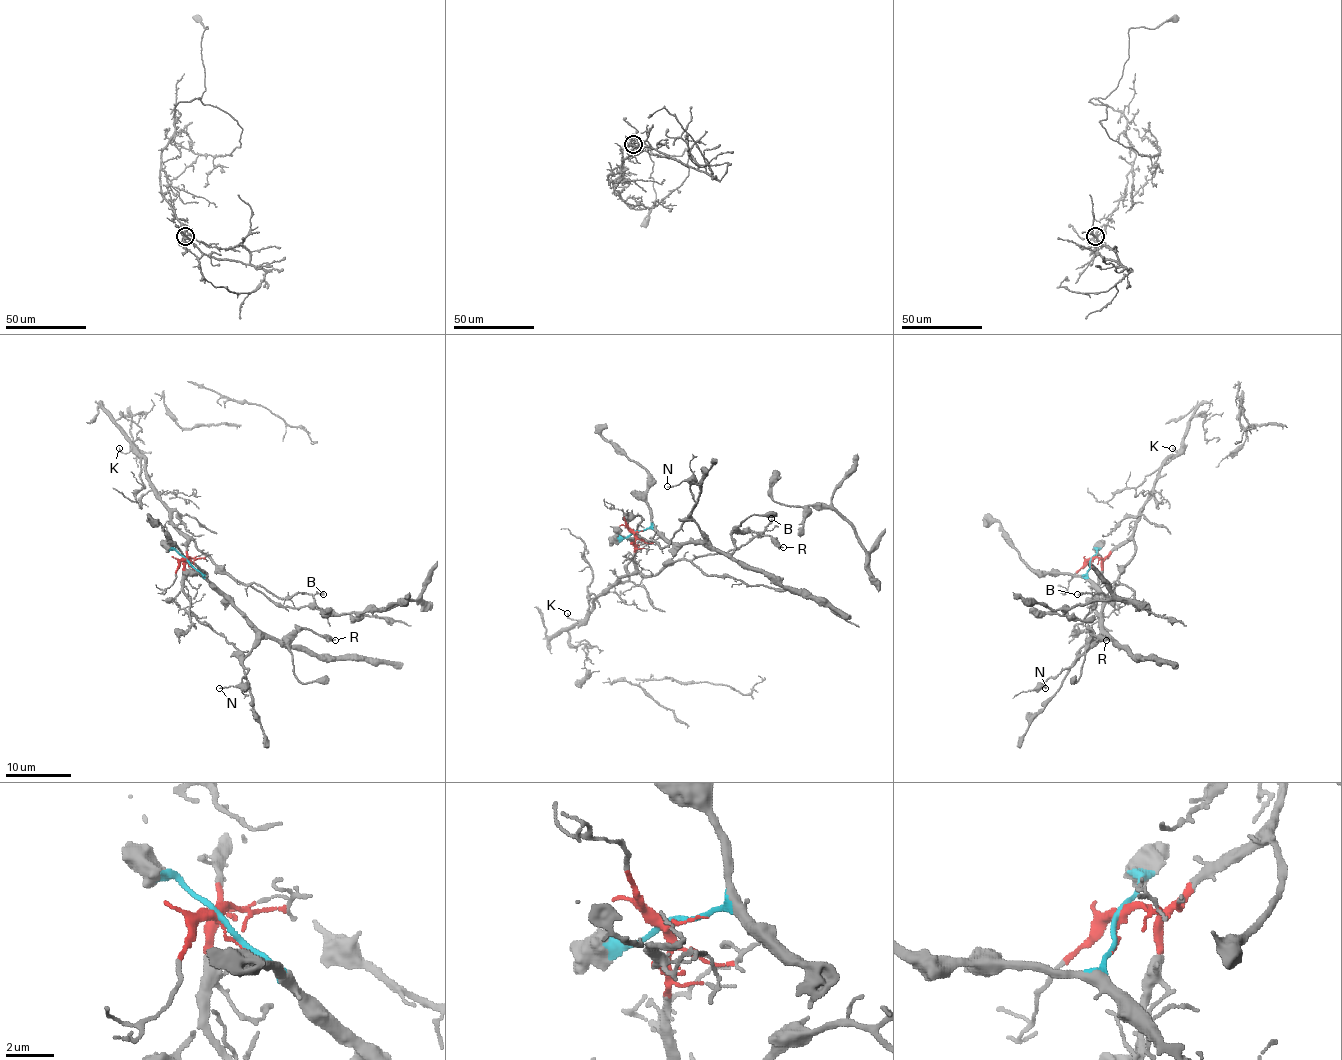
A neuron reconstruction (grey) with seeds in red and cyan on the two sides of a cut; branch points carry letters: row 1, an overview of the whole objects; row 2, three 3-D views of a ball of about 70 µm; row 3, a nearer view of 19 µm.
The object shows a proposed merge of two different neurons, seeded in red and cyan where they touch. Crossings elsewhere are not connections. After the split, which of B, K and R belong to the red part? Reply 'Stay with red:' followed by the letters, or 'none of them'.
Stay with red: B, K

